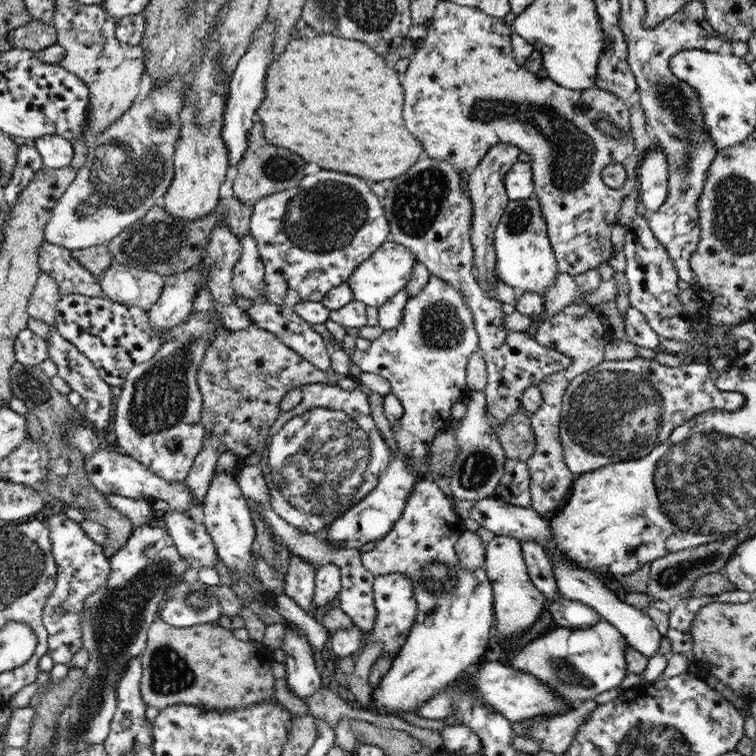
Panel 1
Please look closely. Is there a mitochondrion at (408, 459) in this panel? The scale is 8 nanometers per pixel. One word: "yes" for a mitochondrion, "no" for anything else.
no

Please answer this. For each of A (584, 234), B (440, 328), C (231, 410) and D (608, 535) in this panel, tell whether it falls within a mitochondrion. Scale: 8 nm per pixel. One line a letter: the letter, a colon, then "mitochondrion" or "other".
A: other
B: mitochondrion
C: mitochondrion
D: other

